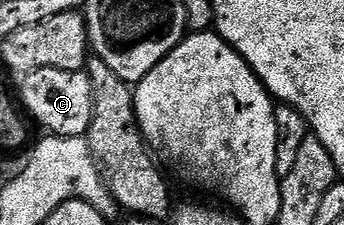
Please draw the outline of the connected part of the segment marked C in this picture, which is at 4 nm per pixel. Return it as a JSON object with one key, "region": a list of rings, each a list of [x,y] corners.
{"region":[[[42,68],[25,75],[22,82],[24,85],[20,88],[20,96],[24,99],[23,111],[33,121],[36,119],[45,128],[45,133],[54,136],[87,137],[92,121],[92,87],[87,71]]]}

